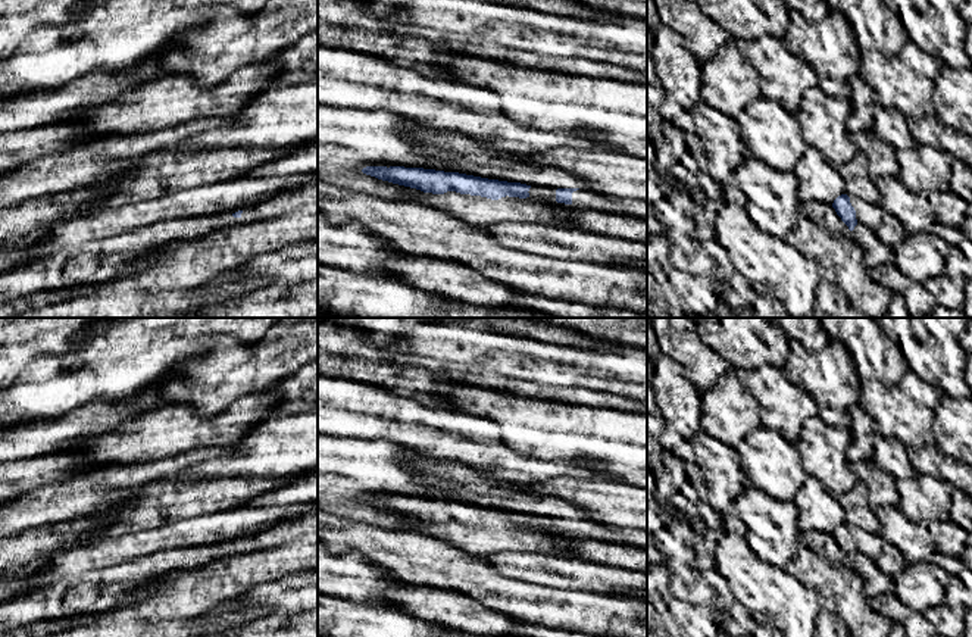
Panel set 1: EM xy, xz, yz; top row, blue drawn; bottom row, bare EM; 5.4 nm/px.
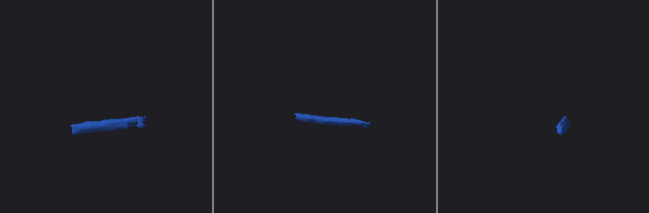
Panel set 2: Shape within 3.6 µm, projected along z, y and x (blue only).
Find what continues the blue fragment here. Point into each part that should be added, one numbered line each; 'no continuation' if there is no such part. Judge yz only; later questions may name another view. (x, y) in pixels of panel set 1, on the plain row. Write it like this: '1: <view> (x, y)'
1: yz (871, 545)

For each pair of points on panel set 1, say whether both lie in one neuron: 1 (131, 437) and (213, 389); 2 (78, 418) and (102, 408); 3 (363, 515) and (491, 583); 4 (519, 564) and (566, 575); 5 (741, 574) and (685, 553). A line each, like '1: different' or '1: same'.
1: different
2: same
3: different
4: same
5: different

